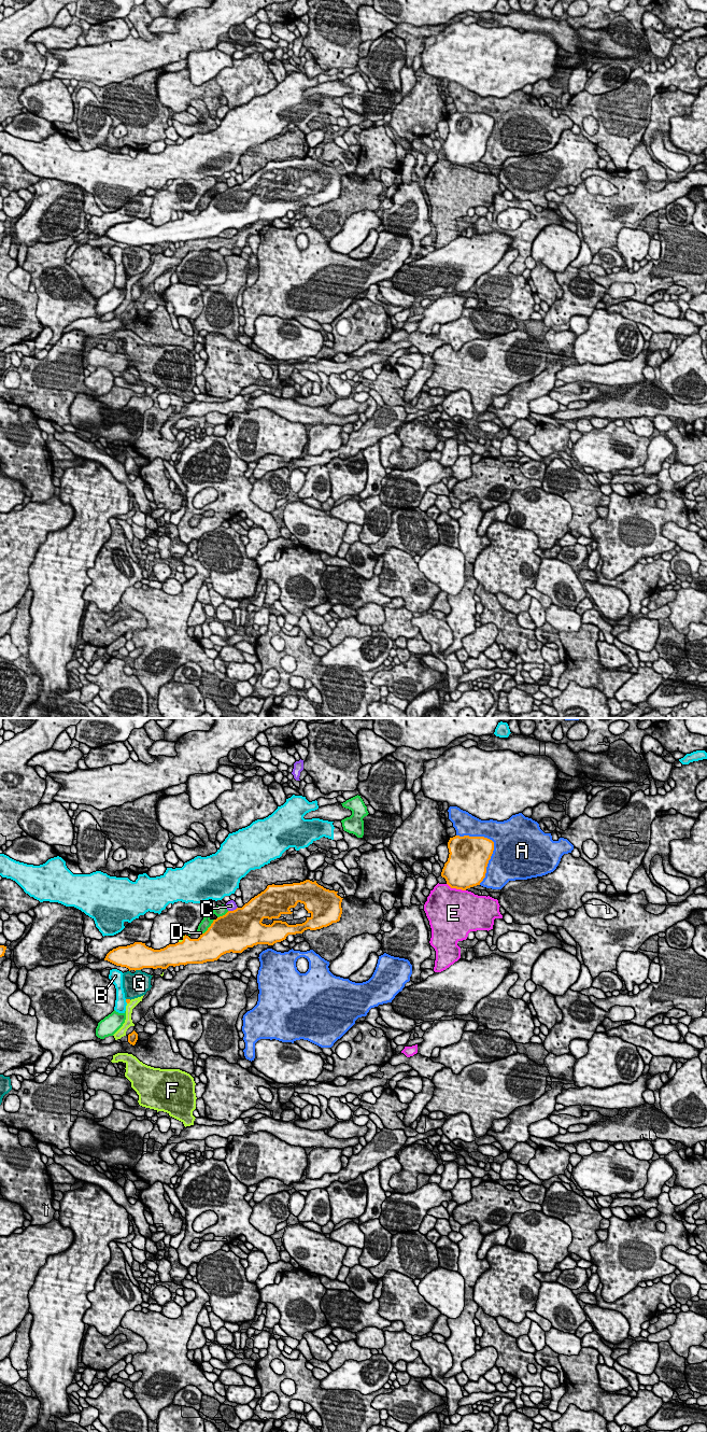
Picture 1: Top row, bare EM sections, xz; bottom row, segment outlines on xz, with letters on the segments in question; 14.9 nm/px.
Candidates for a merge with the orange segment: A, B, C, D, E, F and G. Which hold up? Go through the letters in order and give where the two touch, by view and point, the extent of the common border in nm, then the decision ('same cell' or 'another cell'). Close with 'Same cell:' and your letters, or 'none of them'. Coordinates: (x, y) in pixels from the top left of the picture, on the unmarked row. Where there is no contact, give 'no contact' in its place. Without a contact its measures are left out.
A: xz (493, 122) | 850 nm | another cell
B: xz (126, 278) | 70 nm | another cell
C: xz (234, 186) | 160 nm | another cell
D: xz (208, 205) | 320 nm | another cell
E: xz (456, 165) | 320 nm | another cell
F: xz (183, 216) | 140 nm | another cell
G: xz (137, 246) | 100 nm | another cell
Same cell: none of them

